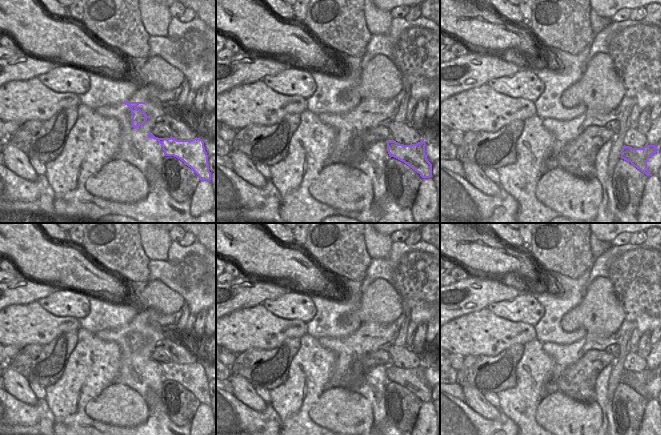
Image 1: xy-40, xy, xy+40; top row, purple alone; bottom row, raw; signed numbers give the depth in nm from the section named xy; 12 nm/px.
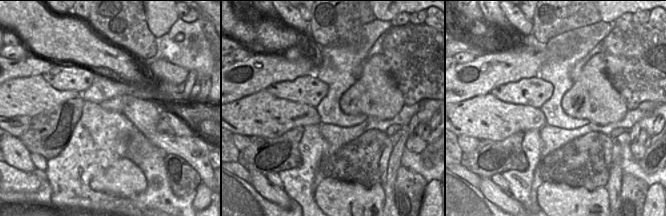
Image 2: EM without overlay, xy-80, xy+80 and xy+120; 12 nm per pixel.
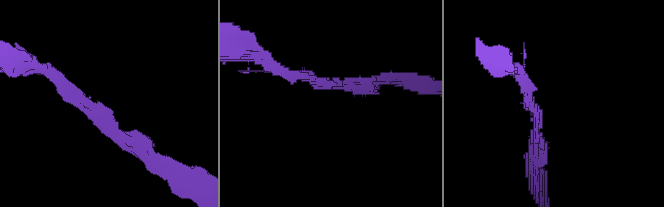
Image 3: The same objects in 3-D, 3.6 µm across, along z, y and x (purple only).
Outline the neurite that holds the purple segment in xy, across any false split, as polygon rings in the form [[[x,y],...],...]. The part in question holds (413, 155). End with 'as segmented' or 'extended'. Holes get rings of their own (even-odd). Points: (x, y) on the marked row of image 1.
[[[422,138],[416,144],[404,145],[394,140],[387,141],[387,151],[390,157],[394,157],[420,174],[422,178],[432,177],[432,164],[425,153],[426,143]]]; as segmented

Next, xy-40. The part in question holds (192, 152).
[[[151,132],[148,138],[156,139],[166,156],[174,156],[190,167],[199,177],[200,180],[211,180],[211,172],[208,166],[208,155],[205,151],[204,141],[200,138],[192,140],[177,140],[173,137],[158,138]]]; as segmented

